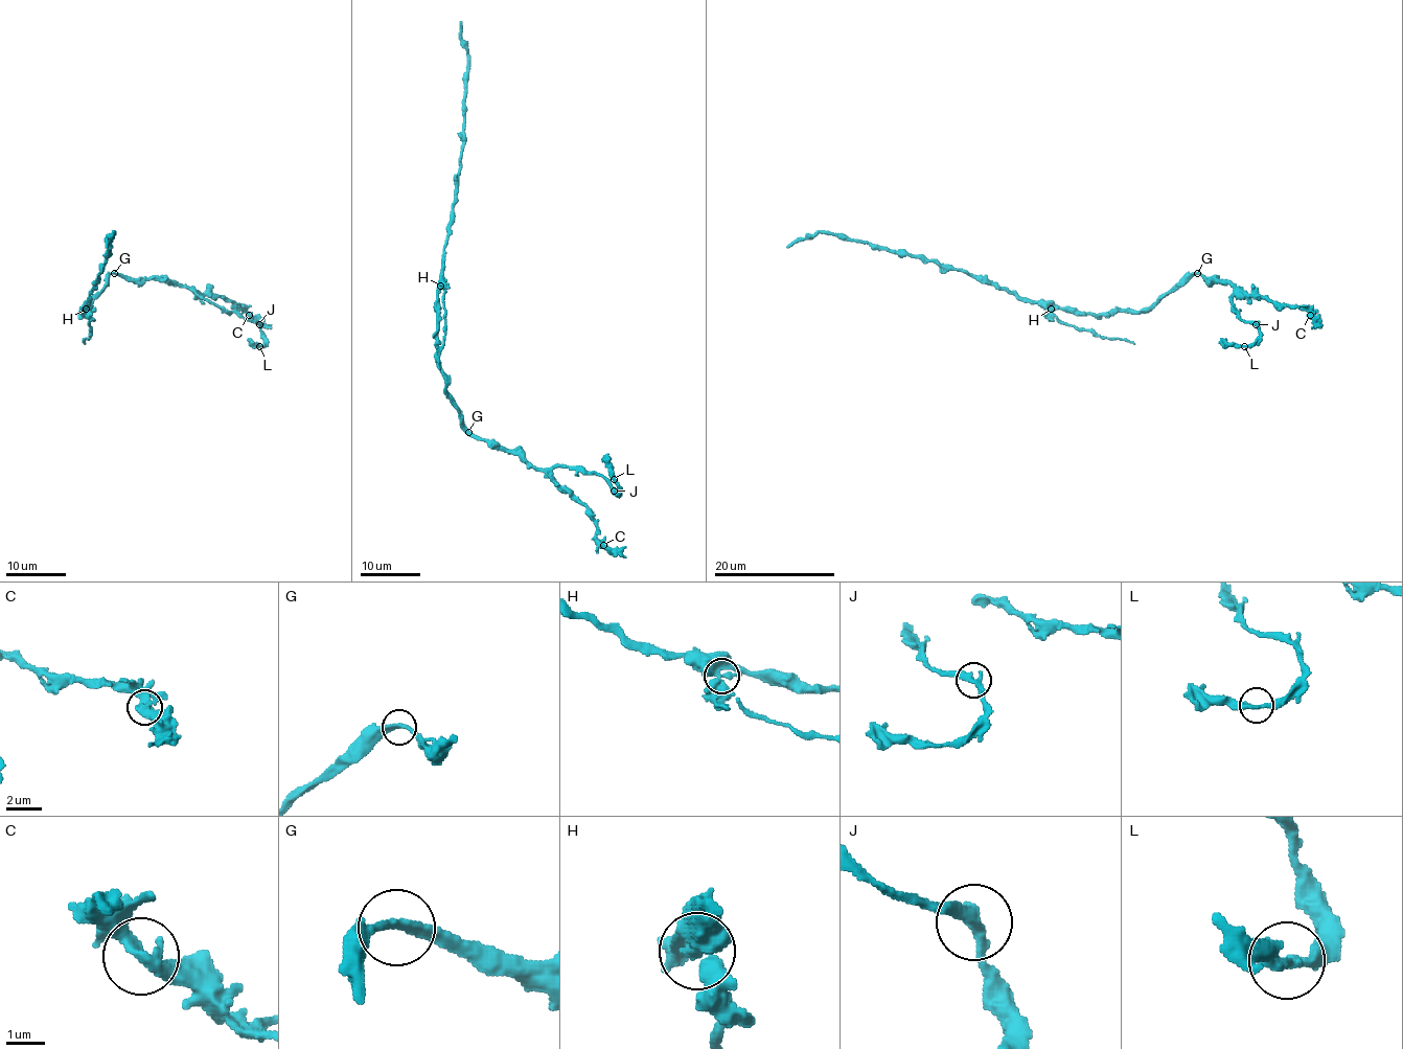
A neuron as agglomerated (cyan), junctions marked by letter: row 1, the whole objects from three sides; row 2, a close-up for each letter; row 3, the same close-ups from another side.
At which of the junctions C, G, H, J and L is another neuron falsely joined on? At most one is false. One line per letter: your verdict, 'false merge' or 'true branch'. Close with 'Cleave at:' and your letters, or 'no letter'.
C: true branch
G: true branch
H: false merge
J: true branch
L: true branch
Cleave at: H

